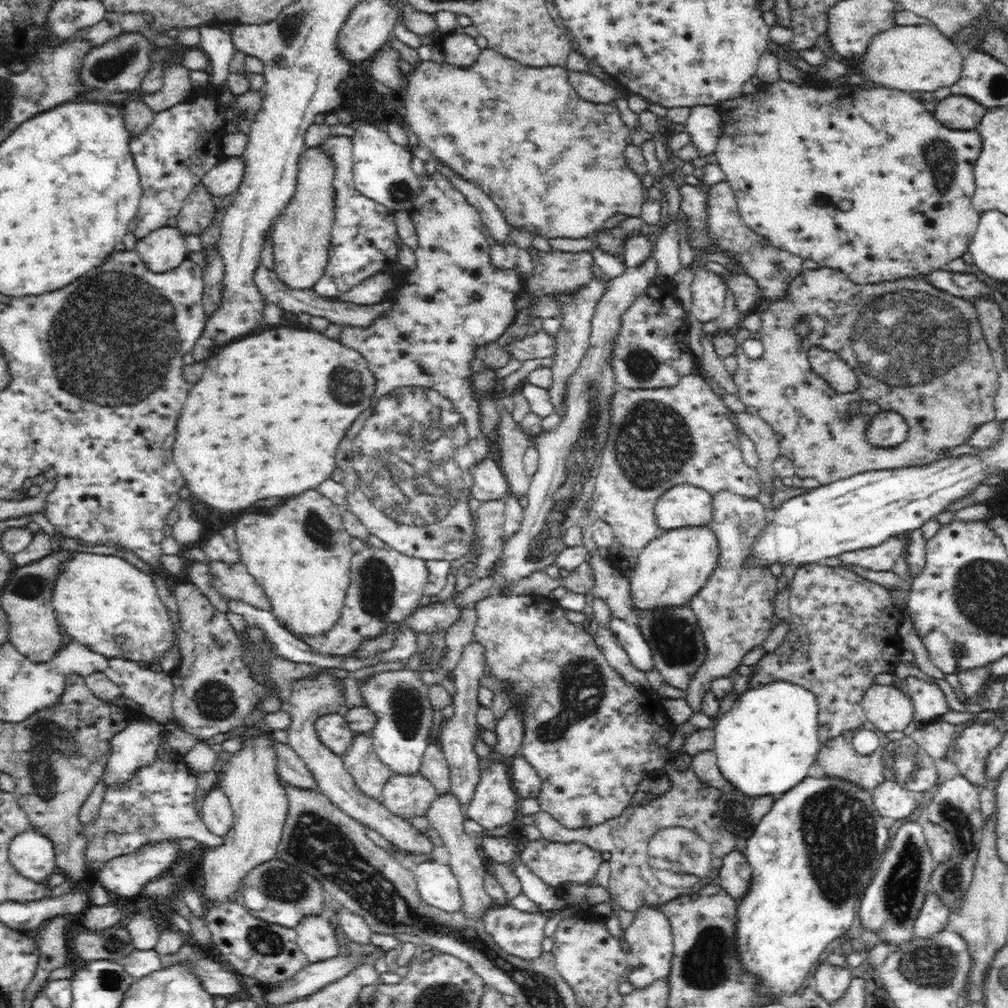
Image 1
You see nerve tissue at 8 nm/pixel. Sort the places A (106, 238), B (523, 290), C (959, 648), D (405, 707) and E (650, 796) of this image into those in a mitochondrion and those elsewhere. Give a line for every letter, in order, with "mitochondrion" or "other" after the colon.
A: other
B: other
C: mitochondrion
D: mitochondrion
E: other

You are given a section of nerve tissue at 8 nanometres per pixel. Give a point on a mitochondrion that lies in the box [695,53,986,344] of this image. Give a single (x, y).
(938, 155)

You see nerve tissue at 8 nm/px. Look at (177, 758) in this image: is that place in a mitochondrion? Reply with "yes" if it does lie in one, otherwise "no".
no

